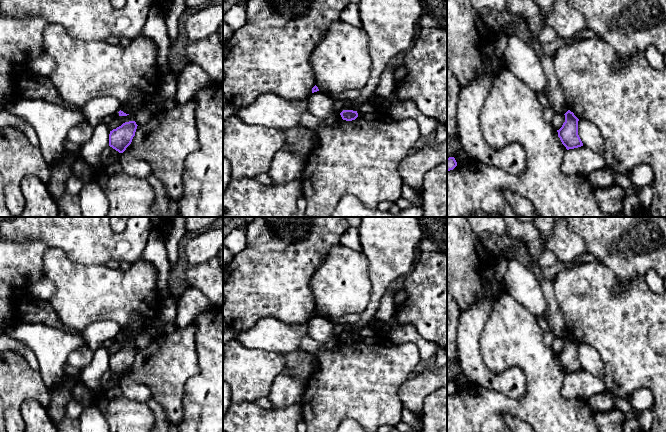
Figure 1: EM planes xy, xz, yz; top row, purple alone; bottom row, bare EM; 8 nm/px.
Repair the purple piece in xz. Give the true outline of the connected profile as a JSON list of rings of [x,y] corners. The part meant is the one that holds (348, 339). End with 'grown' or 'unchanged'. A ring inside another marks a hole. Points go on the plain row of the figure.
[[[343,334],[340,337],[340,339],[341,339],[342,343],[346,344],[346,345],[355,344],[358,341],[357,335],[353,335],[353,334]]]; unchanged

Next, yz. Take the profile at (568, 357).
[[[568,334],[565,338],[565,346],[562,351],[557,354],[558,361],[567,374],[583,370],[583,367],[578,359],[579,343],[573,336]]]; unchanged

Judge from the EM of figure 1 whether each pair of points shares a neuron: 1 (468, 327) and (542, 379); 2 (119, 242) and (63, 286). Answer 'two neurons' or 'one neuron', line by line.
1: two neurons
2: two neurons

